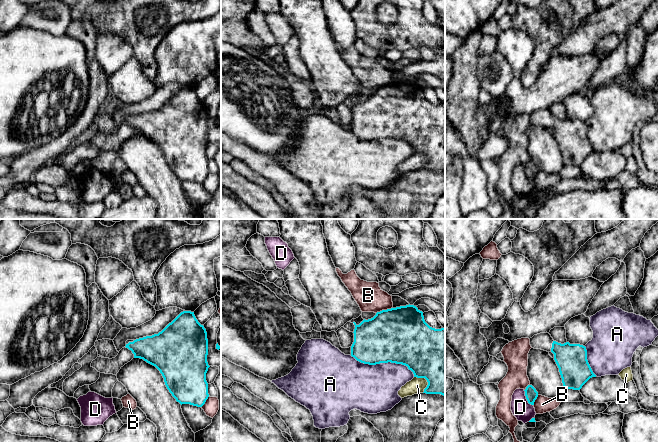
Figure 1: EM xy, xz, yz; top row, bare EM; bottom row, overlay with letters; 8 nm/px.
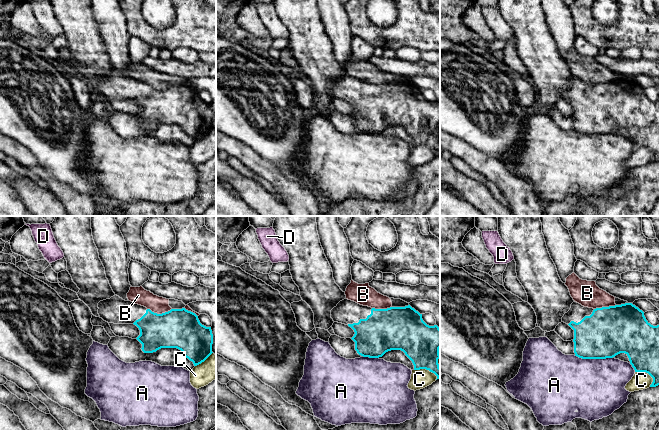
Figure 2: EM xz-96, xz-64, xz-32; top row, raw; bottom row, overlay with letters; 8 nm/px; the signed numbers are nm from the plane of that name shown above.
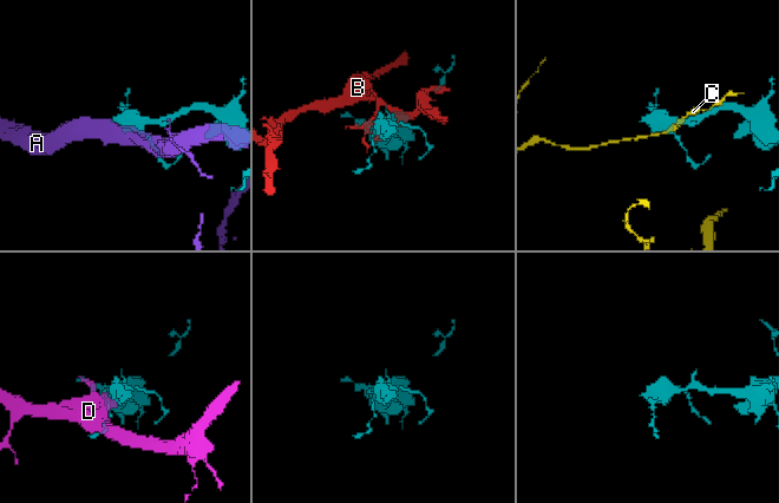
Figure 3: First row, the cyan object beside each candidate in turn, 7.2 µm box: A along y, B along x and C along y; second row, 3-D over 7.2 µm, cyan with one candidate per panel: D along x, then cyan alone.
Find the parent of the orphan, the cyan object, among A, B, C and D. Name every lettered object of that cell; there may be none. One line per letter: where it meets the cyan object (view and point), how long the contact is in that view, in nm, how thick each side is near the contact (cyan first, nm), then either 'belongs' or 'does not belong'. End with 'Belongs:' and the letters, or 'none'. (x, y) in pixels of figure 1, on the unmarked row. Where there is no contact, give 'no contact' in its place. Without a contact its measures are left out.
A: xz (383, 138) | 550 nm | 460/380 nm | does not belong
B: xz (384, 86) | 140 nm | 460/220 nm | does not belong
C: xz (426, 155) | 150 nm | 460/130 nm | does not belong
D: yz (526, 174) | 150 nm | 100/160 nm | does not belong
Belongs: none

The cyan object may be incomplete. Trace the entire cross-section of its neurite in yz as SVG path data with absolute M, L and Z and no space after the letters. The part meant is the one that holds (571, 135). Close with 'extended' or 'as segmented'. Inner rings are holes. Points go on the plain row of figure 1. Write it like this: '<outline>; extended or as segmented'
M547 108L530 114L530 121L534 125L554 130L565 165L580 166L590 154L596 153L588 139L587 126L583 121L558 119Z; extended

